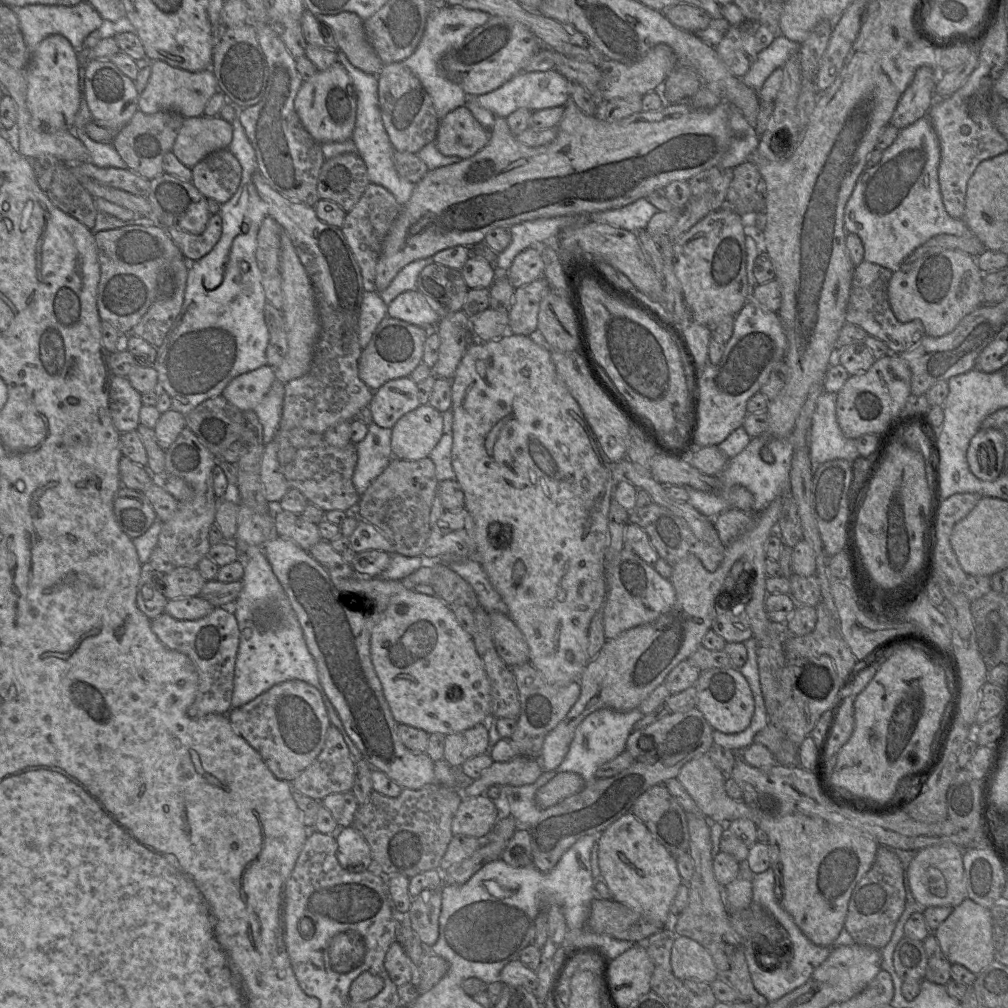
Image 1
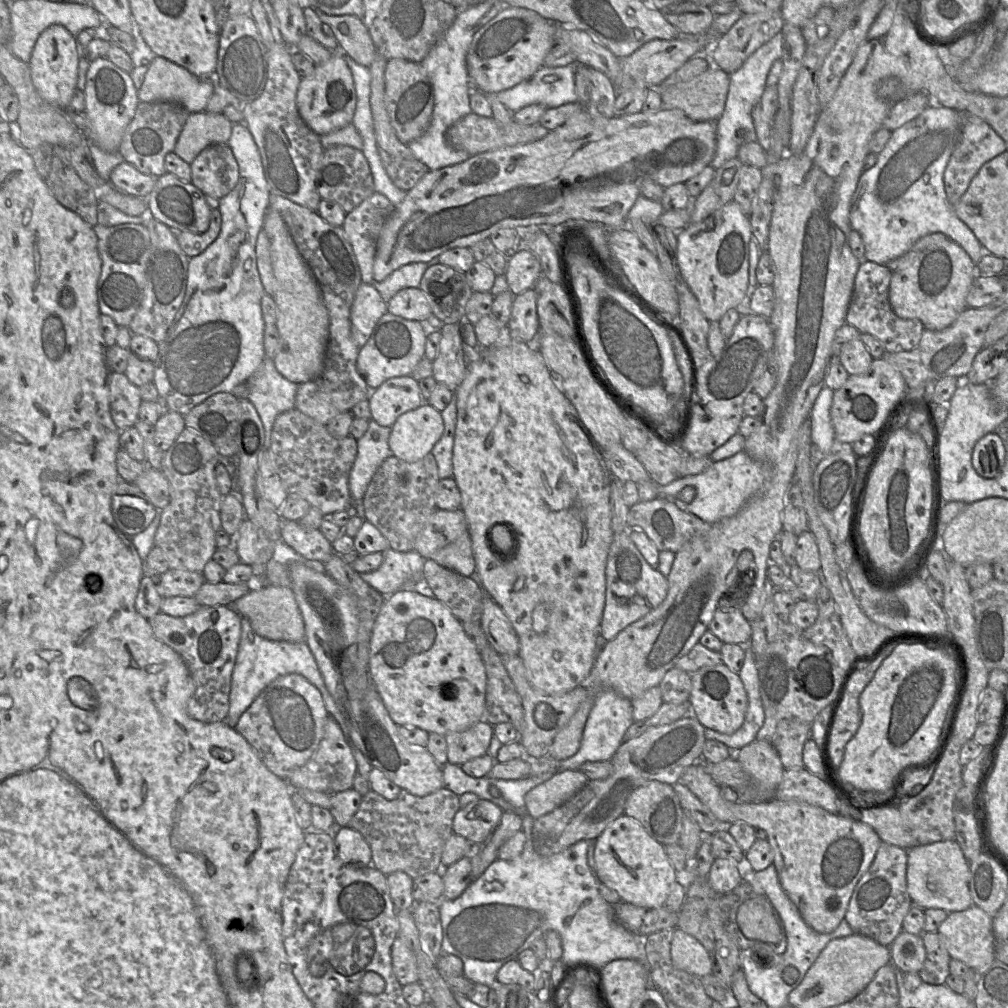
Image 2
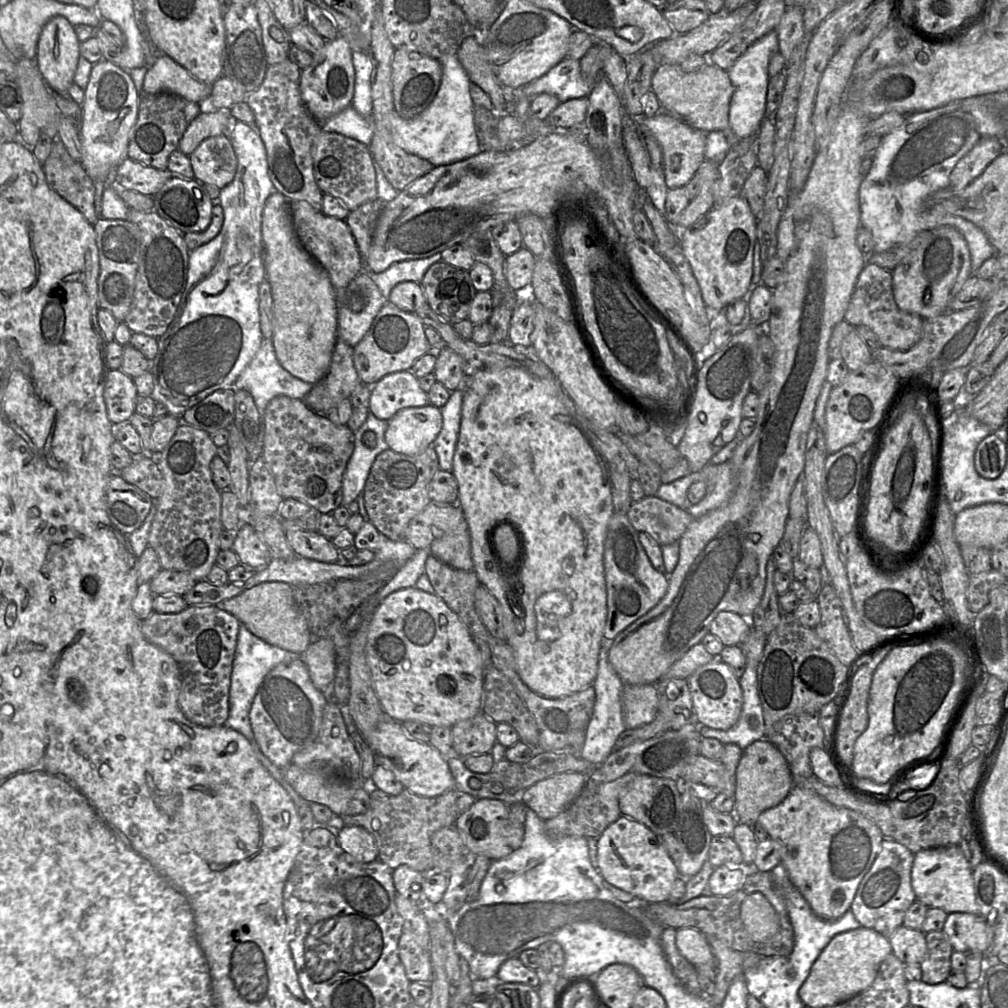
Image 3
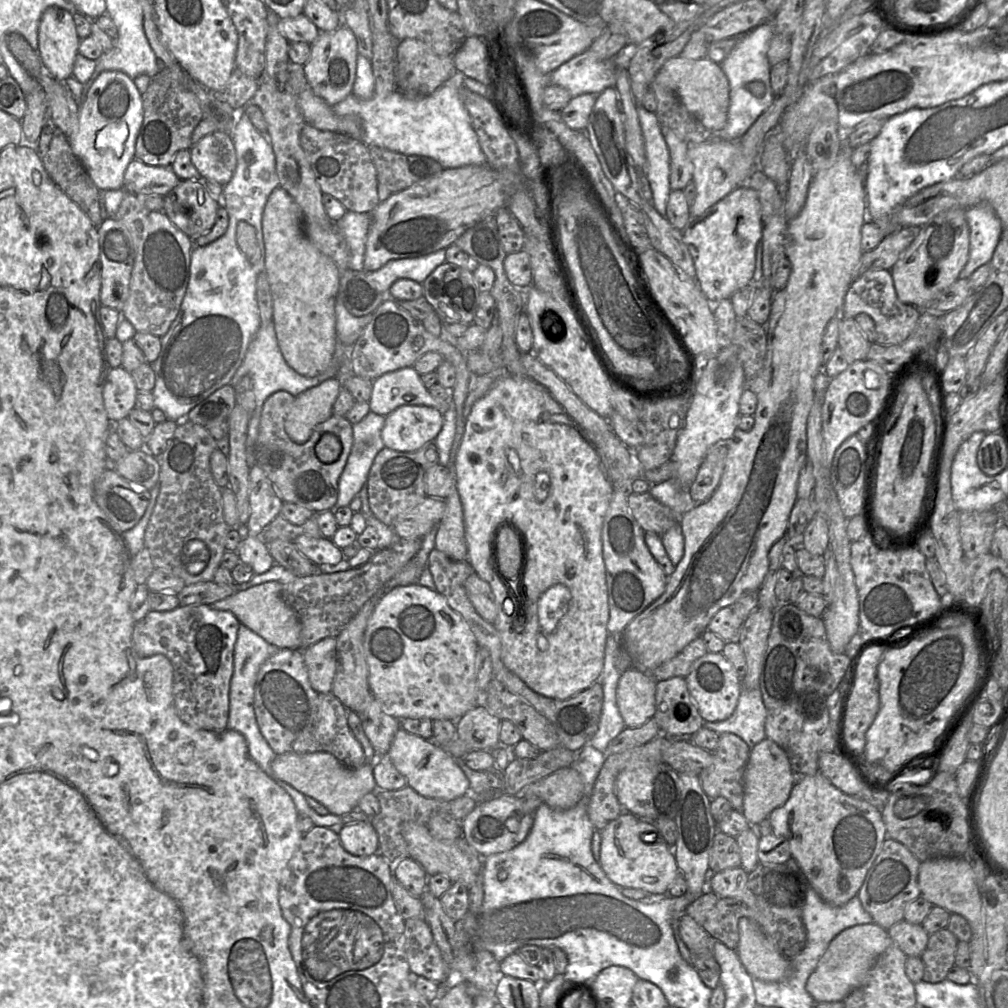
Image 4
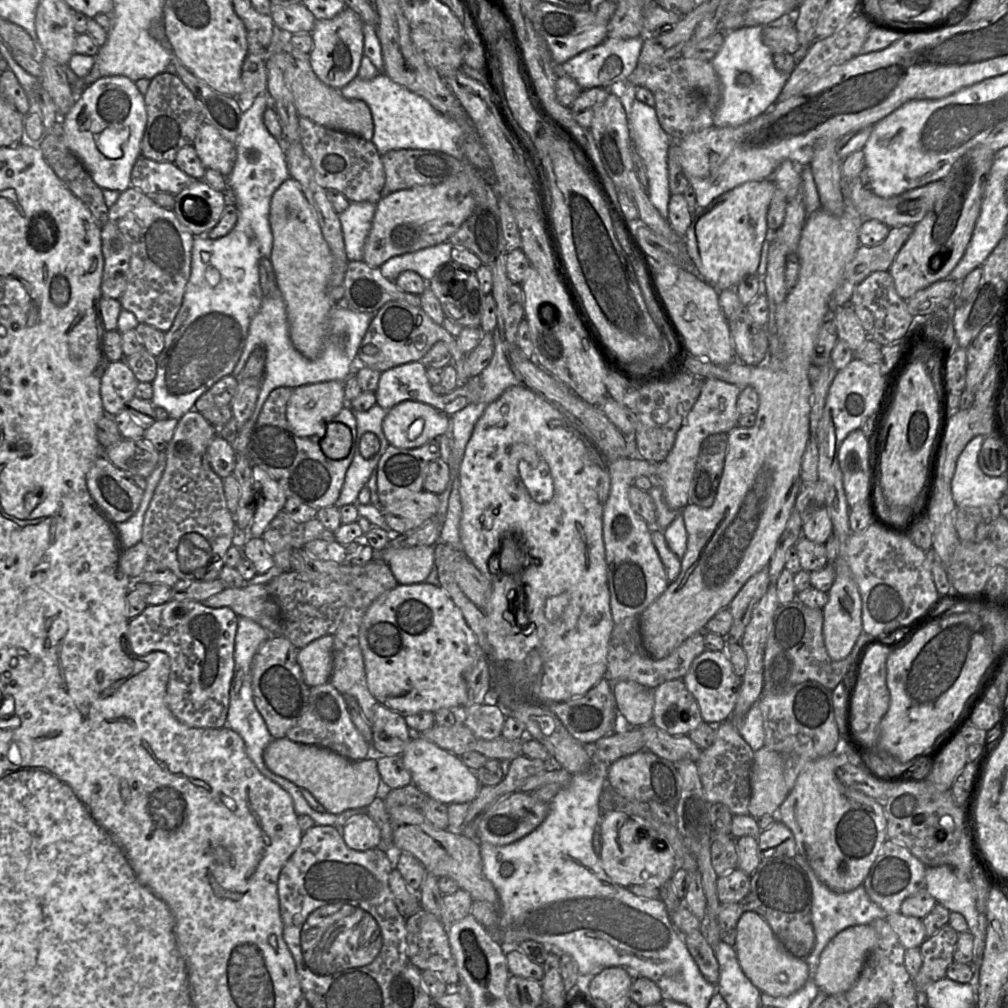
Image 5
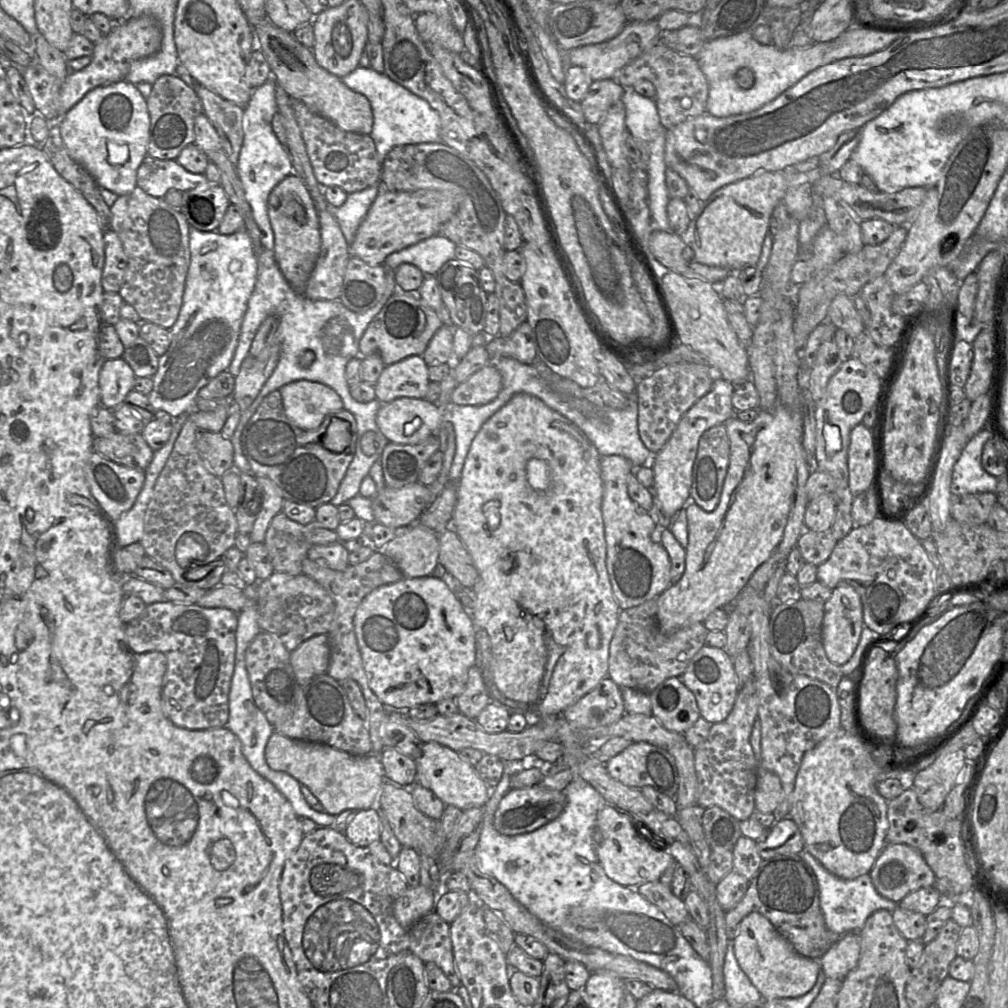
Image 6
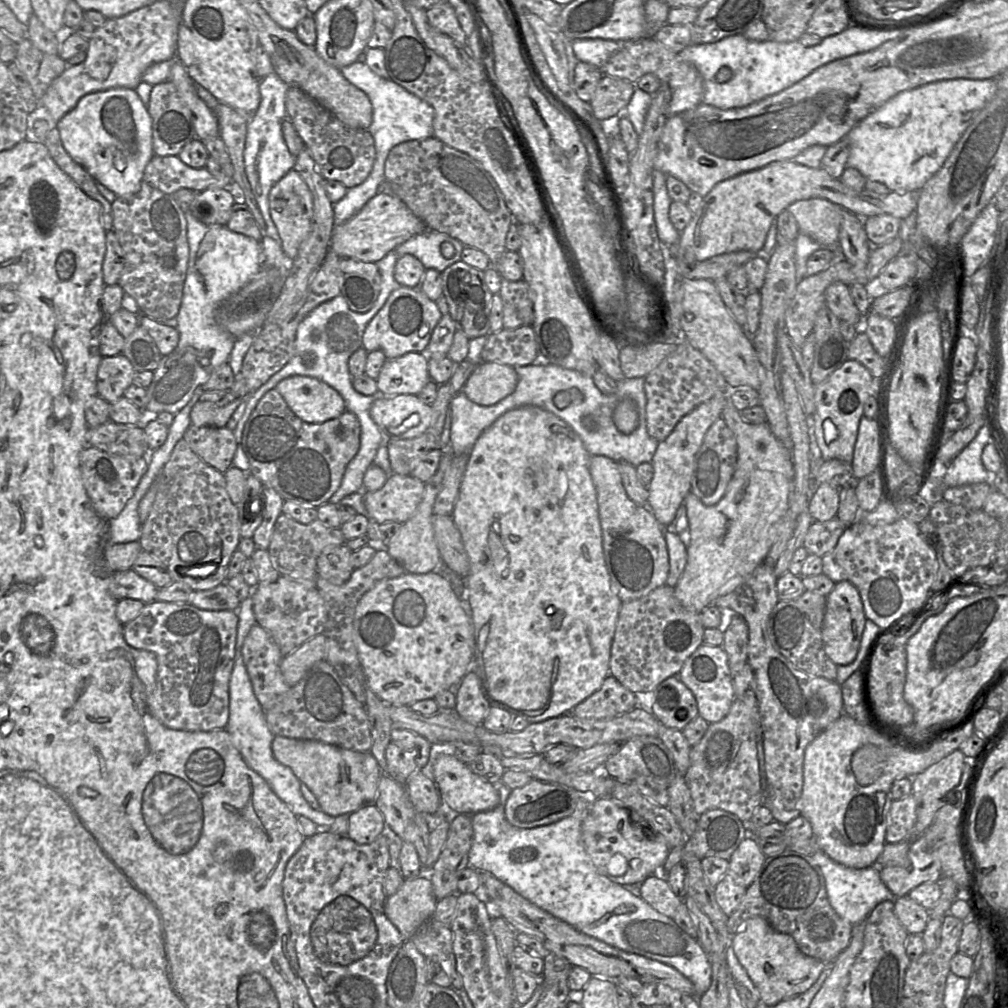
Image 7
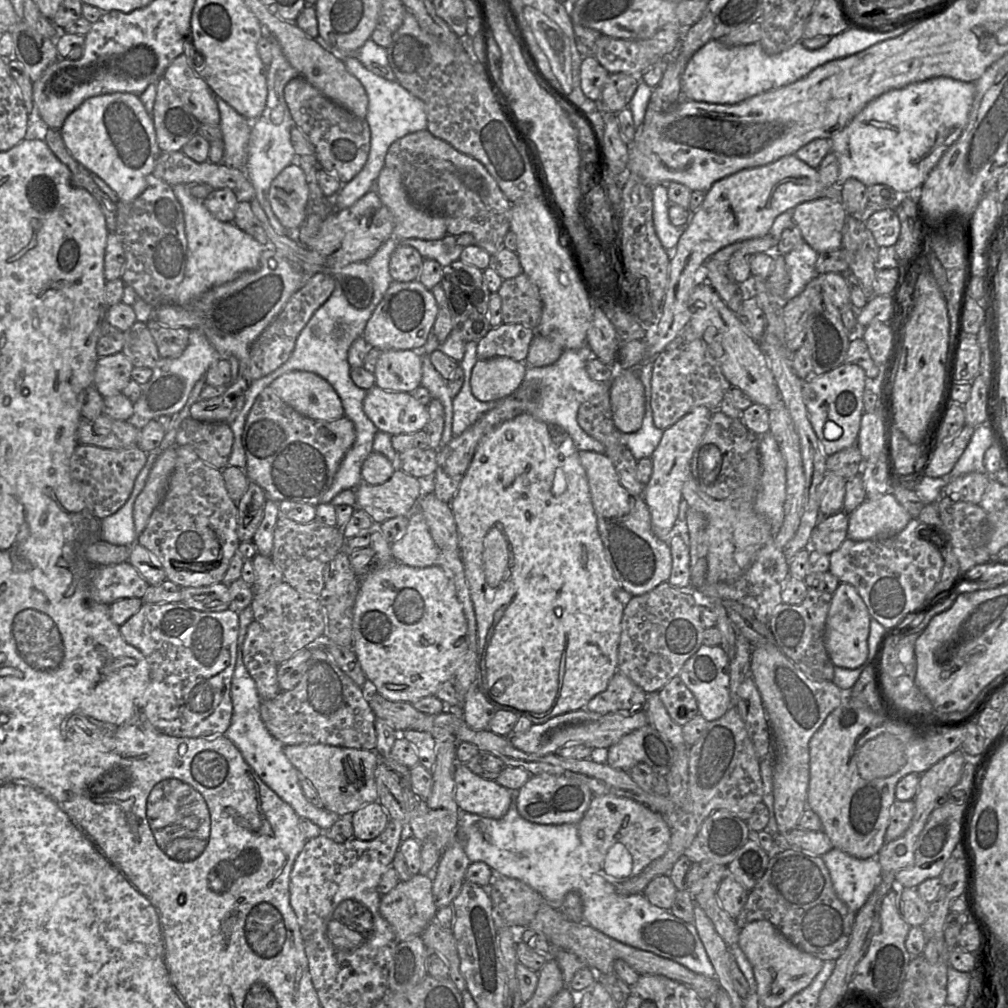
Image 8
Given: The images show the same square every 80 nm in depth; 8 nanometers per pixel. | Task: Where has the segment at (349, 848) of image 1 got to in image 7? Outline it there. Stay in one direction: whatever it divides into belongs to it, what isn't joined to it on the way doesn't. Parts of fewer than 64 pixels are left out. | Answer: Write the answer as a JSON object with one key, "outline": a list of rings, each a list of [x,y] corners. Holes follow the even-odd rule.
{"outline":[[[368,804],[349,814],[348,837],[357,844],[372,843],[387,829],[384,817],[377,806]]]}

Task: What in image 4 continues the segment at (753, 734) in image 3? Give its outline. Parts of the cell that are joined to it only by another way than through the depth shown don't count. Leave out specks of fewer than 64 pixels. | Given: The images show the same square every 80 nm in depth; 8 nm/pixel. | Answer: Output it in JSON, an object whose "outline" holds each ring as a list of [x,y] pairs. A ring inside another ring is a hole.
{"outline":[[[760,688],[741,690],[733,714],[721,722],[704,722],[704,726],[717,734],[732,733],[740,737],[750,749],[766,738],[765,708]]]}

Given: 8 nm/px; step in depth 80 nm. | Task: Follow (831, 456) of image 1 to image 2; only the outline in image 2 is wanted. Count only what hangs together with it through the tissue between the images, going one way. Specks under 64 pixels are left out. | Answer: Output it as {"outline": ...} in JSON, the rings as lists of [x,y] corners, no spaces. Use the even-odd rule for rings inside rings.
{"outline":[[[824,386],[810,414],[811,440],[814,448],[821,455],[831,453],[833,445],[836,442],[835,431],[830,416],[834,391]]]}

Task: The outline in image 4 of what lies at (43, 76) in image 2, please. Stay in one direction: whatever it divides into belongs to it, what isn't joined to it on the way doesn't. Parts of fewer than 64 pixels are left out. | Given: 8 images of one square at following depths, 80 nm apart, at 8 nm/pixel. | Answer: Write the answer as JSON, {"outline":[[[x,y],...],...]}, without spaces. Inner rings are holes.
{"outline":[[[58,7],[43,12],[38,27],[38,54],[55,80],[66,81],[72,75],[79,43],[70,12]]]}

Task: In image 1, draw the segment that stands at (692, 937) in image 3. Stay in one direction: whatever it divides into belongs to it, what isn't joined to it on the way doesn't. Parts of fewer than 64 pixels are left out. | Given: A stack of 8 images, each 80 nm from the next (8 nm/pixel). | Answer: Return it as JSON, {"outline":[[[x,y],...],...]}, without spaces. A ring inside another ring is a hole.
{"outline":[[[675,937],[670,962],[673,974],[678,979],[711,984],[719,978],[719,972],[709,952],[687,937]]]}

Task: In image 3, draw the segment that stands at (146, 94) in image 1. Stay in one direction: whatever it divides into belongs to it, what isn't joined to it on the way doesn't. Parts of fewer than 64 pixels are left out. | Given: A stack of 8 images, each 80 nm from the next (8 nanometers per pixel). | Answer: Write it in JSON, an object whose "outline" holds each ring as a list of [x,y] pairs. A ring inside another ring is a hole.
{"outline":[[[166,55],[156,59],[144,77],[141,94],[171,93],[188,101],[209,104],[211,85],[194,78],[184,67]]]}

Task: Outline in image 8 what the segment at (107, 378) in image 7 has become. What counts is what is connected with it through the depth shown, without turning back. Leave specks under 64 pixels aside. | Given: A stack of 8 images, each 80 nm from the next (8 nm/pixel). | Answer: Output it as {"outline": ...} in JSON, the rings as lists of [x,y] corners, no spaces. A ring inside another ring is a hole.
{"outline":[[[122,352],[99,357],[93,385],[103,398],[120,394],[132,379],[133,368],[133,364]]]}

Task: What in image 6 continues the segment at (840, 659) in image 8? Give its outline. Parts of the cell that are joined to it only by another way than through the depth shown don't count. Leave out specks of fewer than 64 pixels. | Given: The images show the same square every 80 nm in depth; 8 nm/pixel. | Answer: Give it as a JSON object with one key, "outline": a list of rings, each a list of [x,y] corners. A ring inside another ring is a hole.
{"outline":[[[840,582],[830,598],[824,603],[822,643],[828,659],[836,664],[845,664],[853,655],[863,629],[863,606],[860,595],[849,583]]]}

